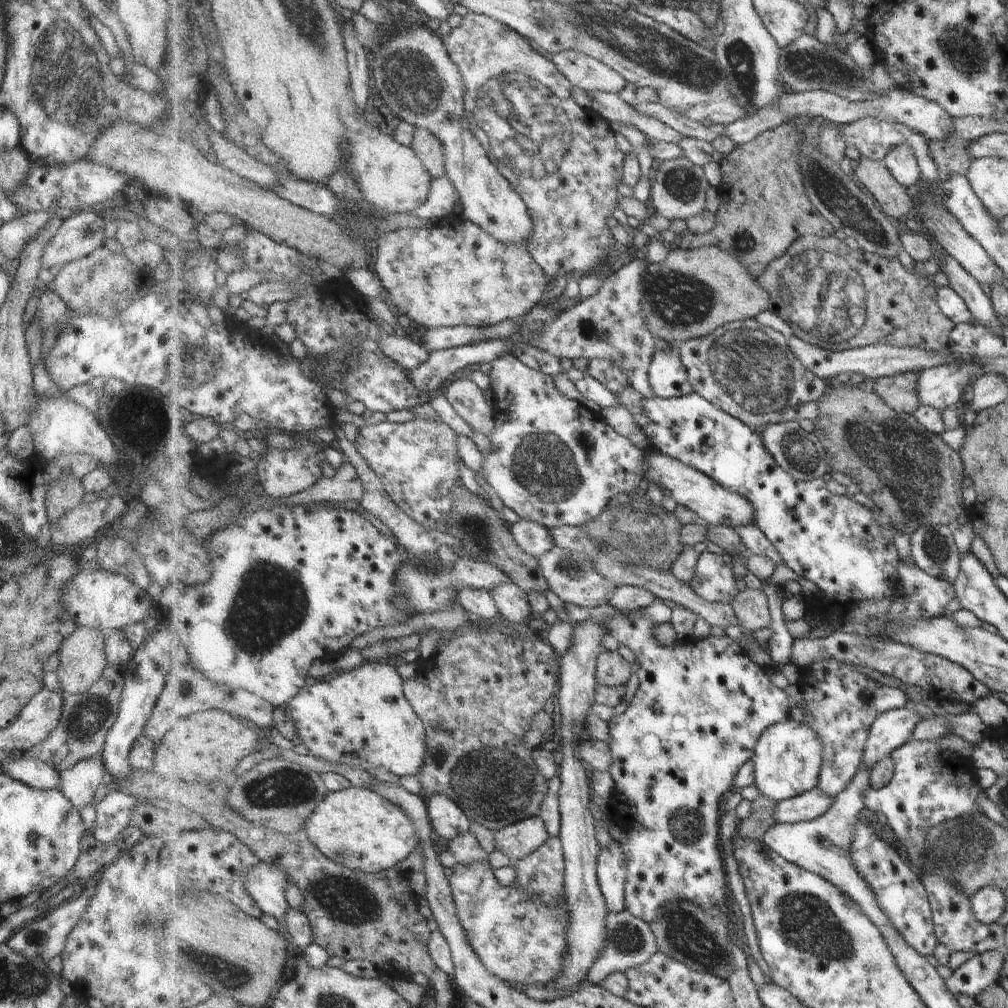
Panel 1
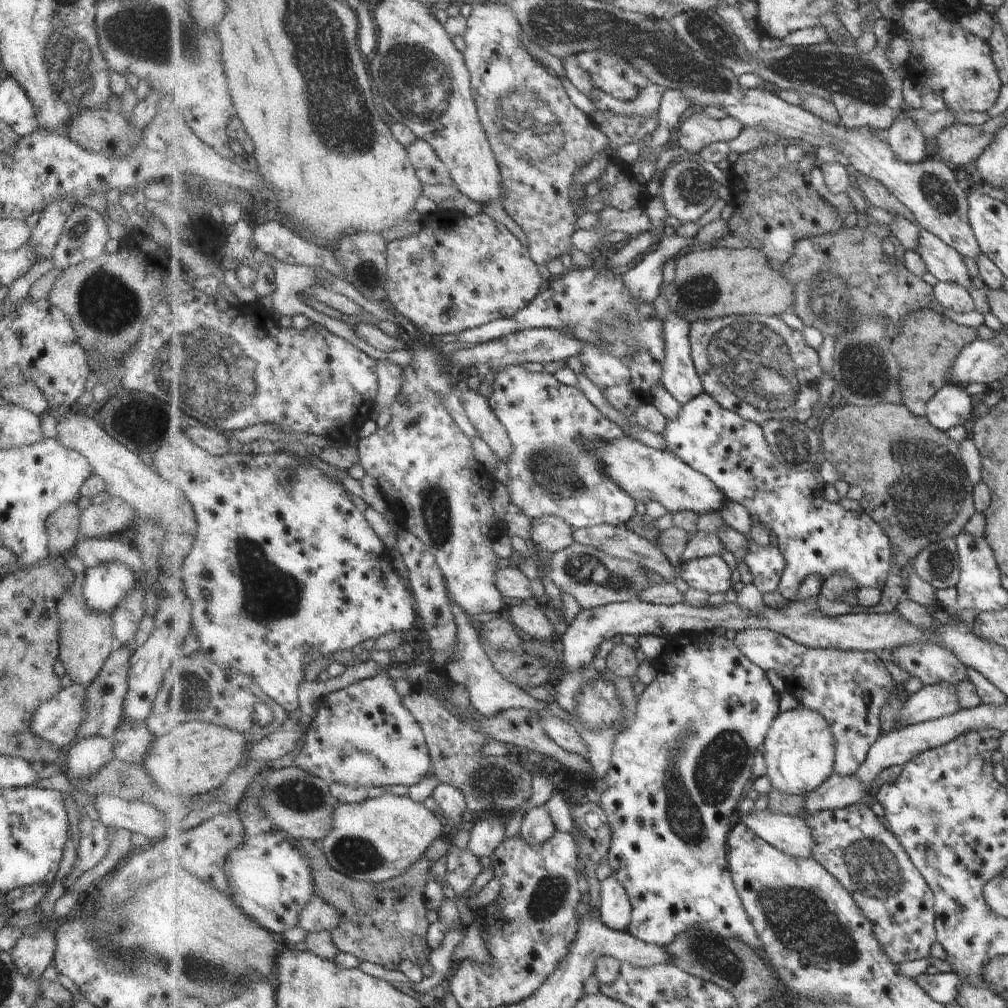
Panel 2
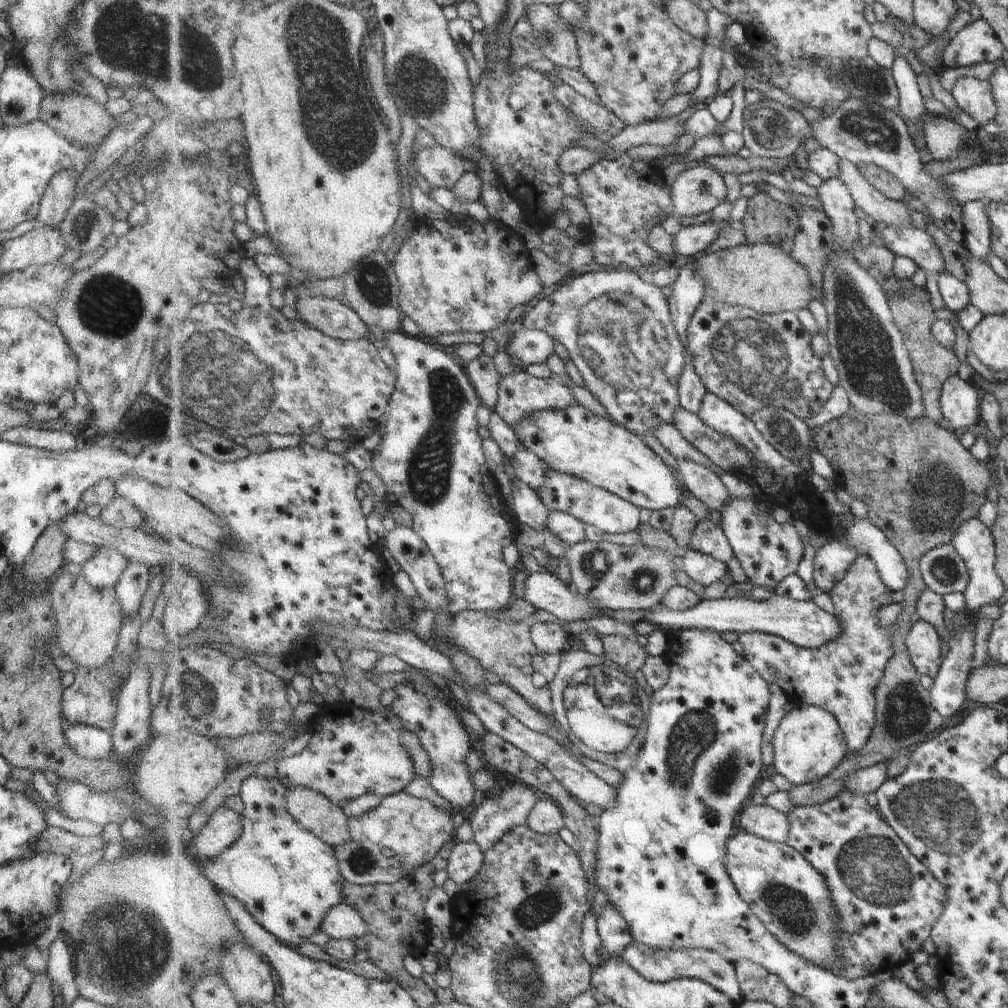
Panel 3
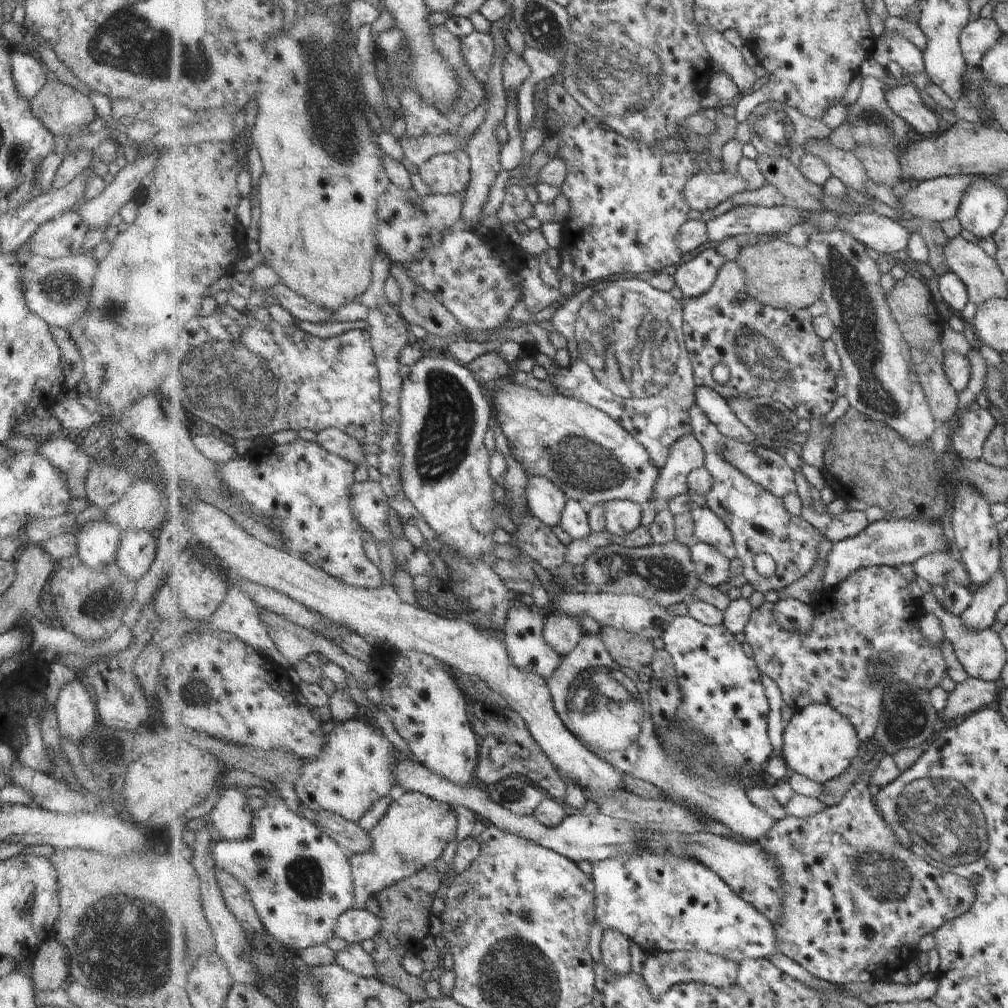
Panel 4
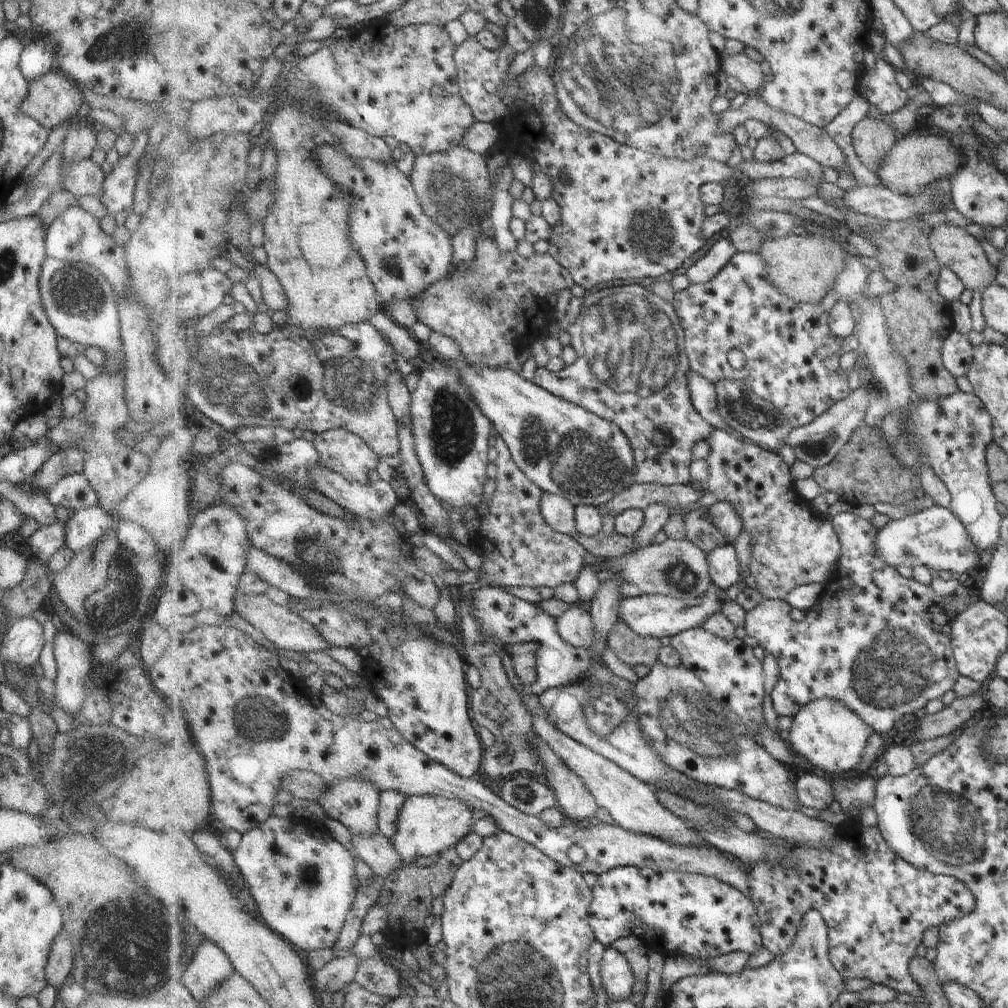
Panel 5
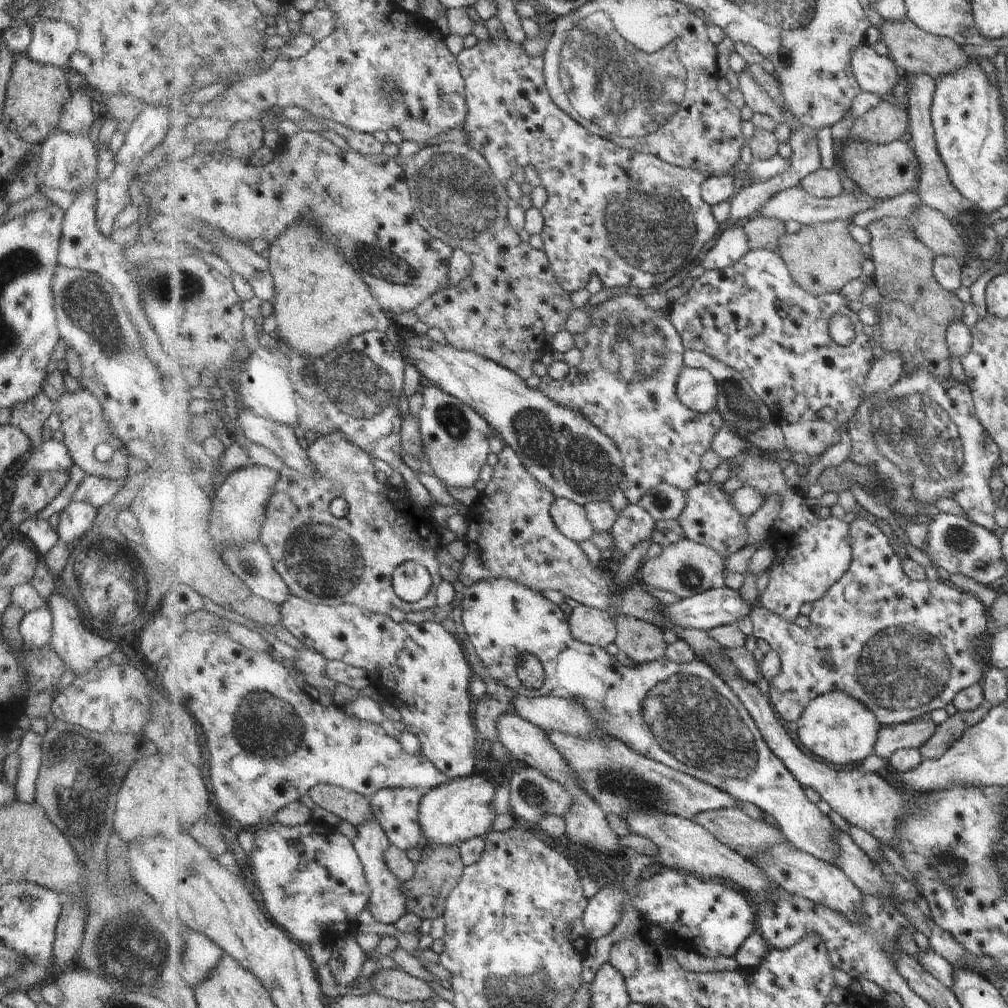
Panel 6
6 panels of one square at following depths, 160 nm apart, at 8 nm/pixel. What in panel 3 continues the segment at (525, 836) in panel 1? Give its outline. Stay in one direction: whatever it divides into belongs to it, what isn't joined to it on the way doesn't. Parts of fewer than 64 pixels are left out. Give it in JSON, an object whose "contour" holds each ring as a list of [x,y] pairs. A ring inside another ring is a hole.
{"contour":[[[539,800],[527,820],[533,832],[541,835],[558,834],[566,825],[562,808],[552,800]]]}

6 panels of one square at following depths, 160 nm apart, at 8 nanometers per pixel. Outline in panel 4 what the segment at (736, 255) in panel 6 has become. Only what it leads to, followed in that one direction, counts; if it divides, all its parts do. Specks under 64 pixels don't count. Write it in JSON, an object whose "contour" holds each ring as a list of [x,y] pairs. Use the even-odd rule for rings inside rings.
{"contour":[[[715,248],[705,249],[674,271],[676,286],[685,299],[702,296],[713,287],[721,268],[727,262]]]}

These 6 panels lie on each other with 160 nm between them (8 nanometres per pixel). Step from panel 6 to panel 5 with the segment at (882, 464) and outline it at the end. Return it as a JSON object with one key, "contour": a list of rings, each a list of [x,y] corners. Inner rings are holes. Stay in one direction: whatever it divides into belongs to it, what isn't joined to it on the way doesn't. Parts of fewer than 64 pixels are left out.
{"contour":[[[961,390],[938,399],[921,399],[908,407],[894,408],[877,428],[888,442],[888,451],[920,481],[920,470],[926,459],[950,490],[950,509],[961,520],[976,551],[993,549],[1000,541],[1000,517],[995,509],[996,498],[990,489],[984,457],[986,446],[992,441],[991,417],[981,401]]]}

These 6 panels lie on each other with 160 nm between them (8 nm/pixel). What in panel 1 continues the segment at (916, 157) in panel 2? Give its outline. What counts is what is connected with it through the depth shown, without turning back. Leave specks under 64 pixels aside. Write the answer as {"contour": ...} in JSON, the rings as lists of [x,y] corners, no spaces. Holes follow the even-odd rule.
{"contour":[[[909,144],[893,148],[884,159],[883,164],[889,168],[897,182],[909,191],[913,191],[915,186],[921,182],[921,168]]]}

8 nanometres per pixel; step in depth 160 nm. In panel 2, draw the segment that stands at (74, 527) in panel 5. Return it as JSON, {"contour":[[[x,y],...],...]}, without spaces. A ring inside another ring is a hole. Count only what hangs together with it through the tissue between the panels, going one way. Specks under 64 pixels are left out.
{"contour":[[[103,562],[86,568],[81,598],[89,610],[111,614],[135,583],[136,576],[125,564]]]}

